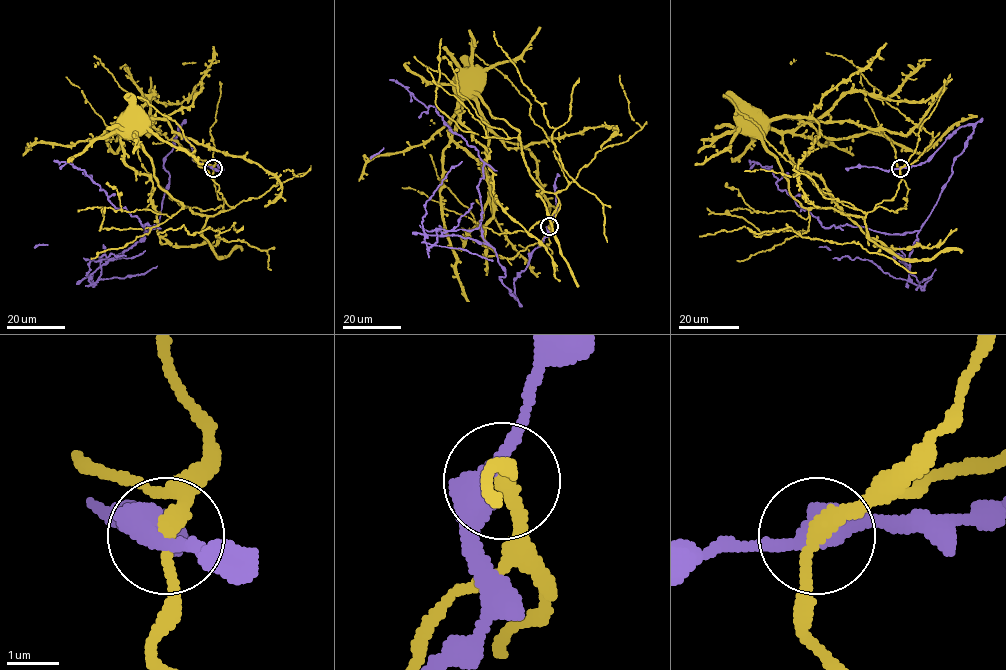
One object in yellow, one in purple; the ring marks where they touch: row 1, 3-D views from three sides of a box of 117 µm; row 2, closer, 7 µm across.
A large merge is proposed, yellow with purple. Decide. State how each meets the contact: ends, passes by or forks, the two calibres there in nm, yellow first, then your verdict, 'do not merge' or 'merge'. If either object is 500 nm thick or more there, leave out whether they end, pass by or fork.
yellow passes by; purple passes by; 280 nm thick on the yellow side, 400 nm on the other; do not merge

